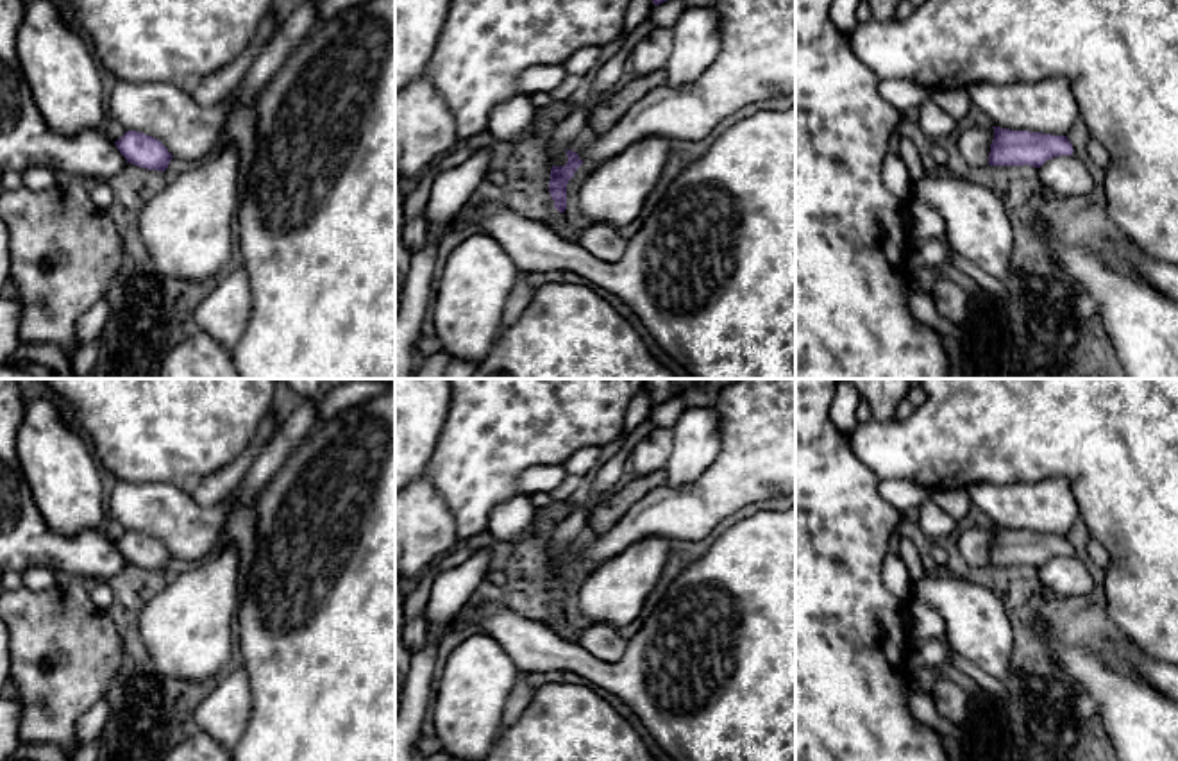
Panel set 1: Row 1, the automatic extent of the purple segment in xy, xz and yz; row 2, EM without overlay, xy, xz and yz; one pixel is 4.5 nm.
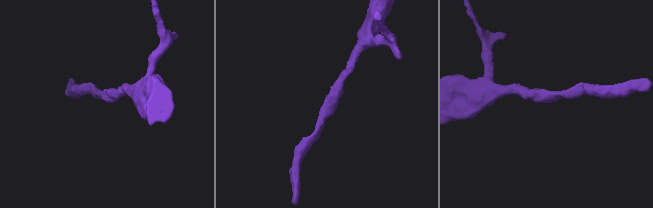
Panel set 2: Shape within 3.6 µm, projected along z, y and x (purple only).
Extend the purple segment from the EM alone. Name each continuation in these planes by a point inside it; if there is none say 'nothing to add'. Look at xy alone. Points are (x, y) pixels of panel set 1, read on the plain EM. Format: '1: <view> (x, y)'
nothing to add

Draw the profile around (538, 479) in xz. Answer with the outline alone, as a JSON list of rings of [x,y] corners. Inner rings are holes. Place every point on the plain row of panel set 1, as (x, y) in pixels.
[[[538,464],[533,468],[524,470],[518,479],[518,491],[522,495],[534,495],[534,493],[551,493],[554,491],[568,473],[565,472],[563,464],[560,466],[547,466]]]

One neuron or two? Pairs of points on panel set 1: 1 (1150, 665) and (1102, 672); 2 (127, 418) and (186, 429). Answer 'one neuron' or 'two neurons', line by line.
1: two neurons
2: one neuron

